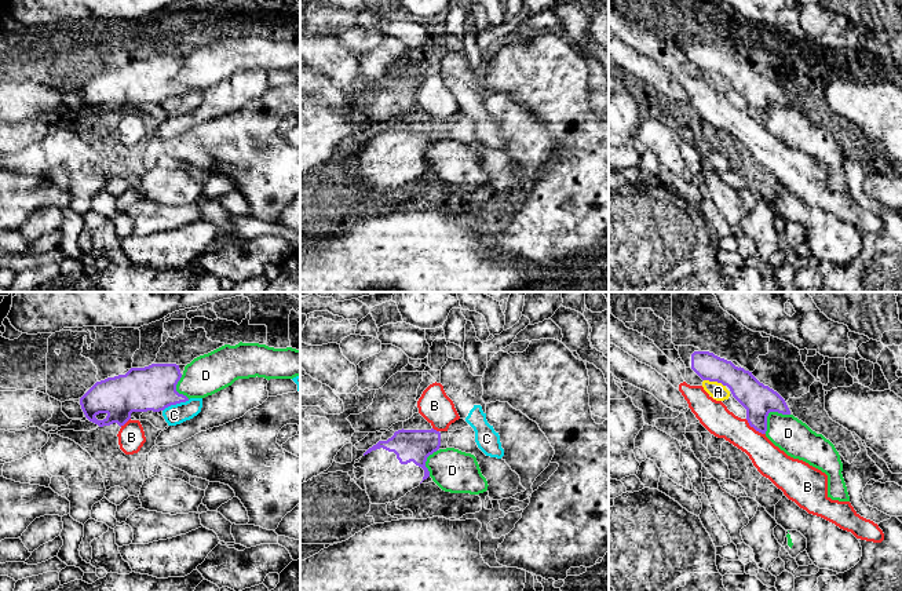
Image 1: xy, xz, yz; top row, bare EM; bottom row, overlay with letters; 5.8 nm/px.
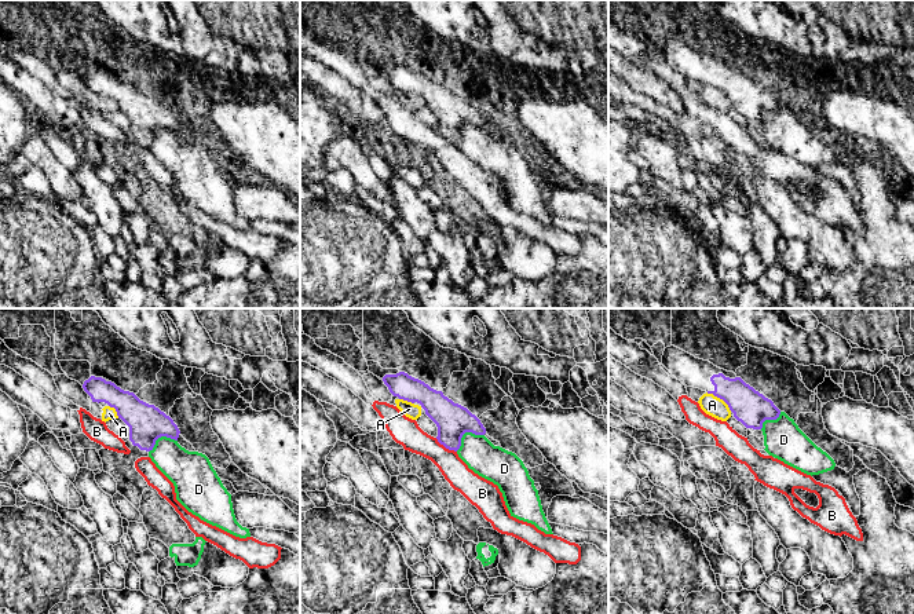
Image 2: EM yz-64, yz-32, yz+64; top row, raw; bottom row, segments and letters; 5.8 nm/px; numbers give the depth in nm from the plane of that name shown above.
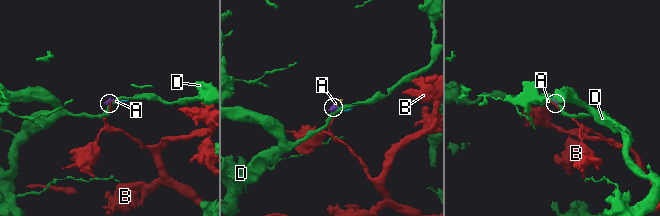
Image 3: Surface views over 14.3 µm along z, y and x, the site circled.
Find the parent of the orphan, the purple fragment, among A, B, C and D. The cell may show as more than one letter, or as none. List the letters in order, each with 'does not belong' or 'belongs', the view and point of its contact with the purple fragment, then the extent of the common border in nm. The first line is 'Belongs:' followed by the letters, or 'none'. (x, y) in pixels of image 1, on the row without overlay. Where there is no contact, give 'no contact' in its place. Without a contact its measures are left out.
Belongs: none
A: does not belong; contact yz (715, 72); length 130 nm
B: does not belong; contact yz (755, 120); length 150 nm
C: does not belong; contact xy (175, 95); length 170 nm
D: does not belong; contact yz (769, 104); length 190 nm

